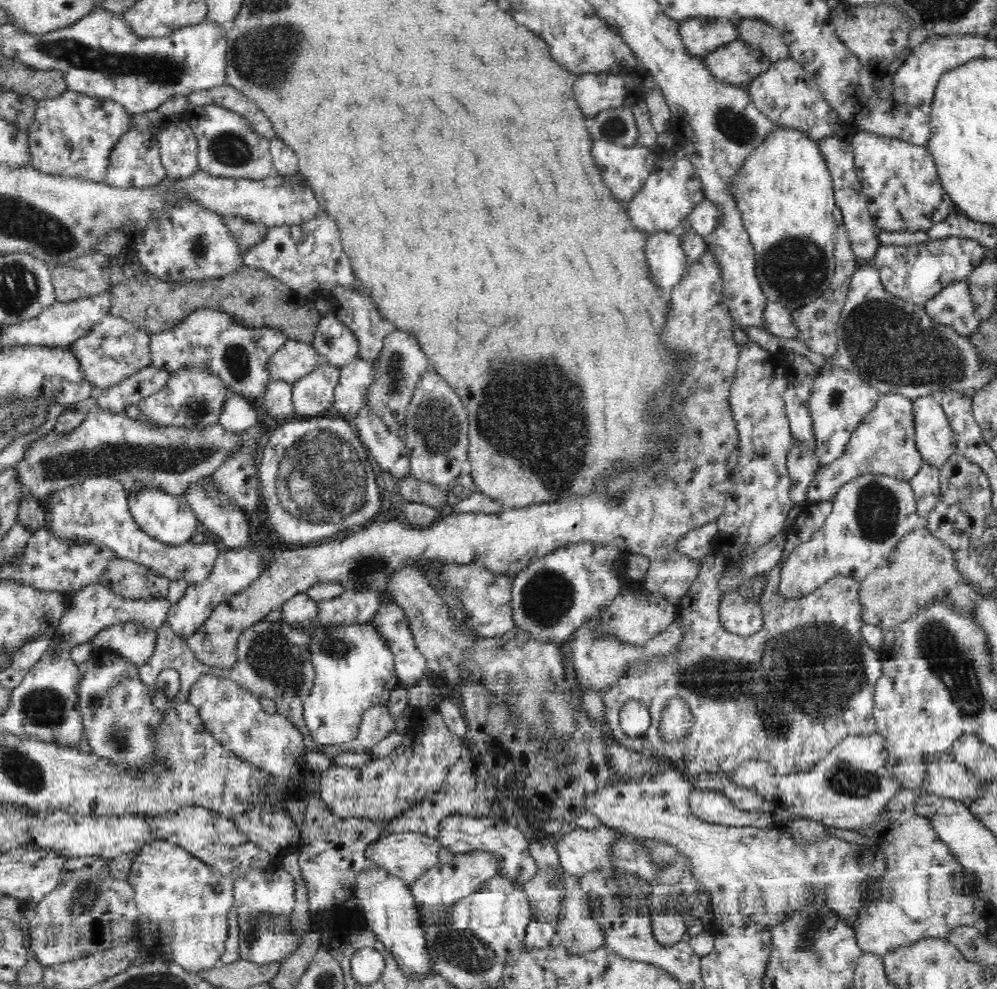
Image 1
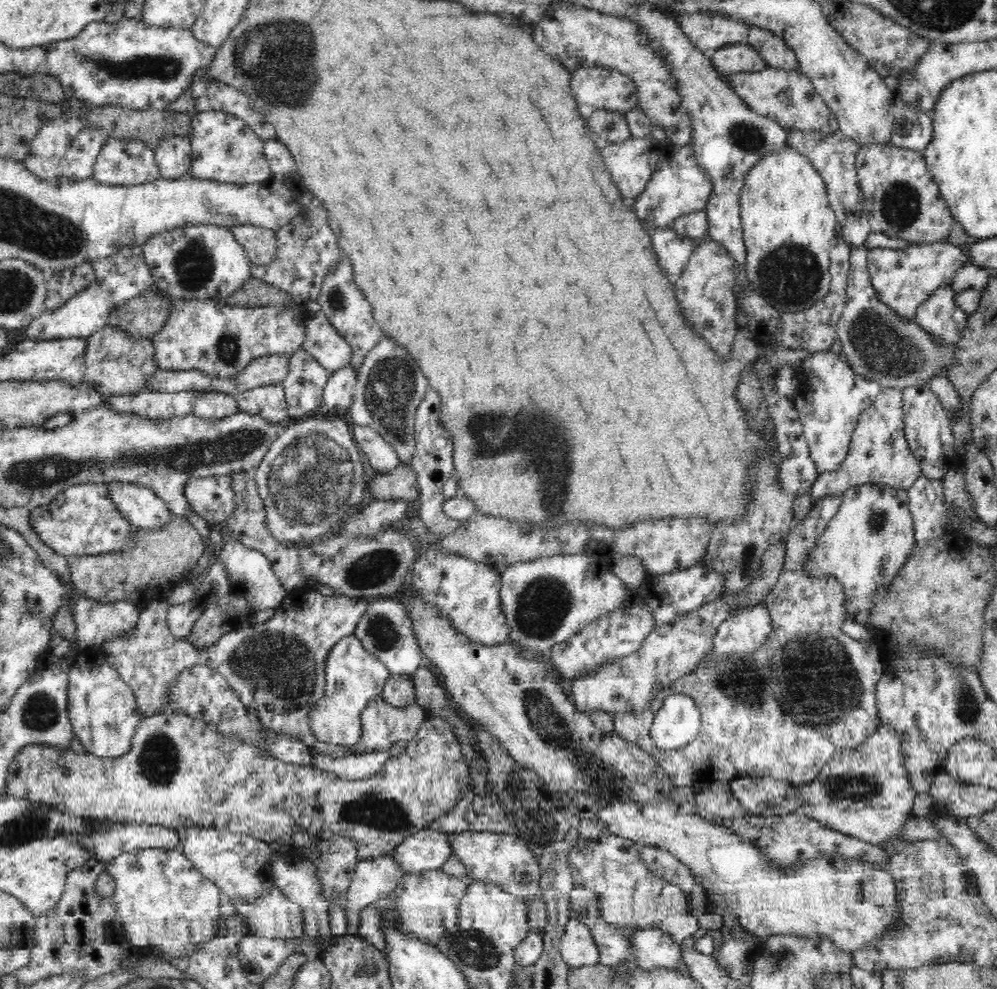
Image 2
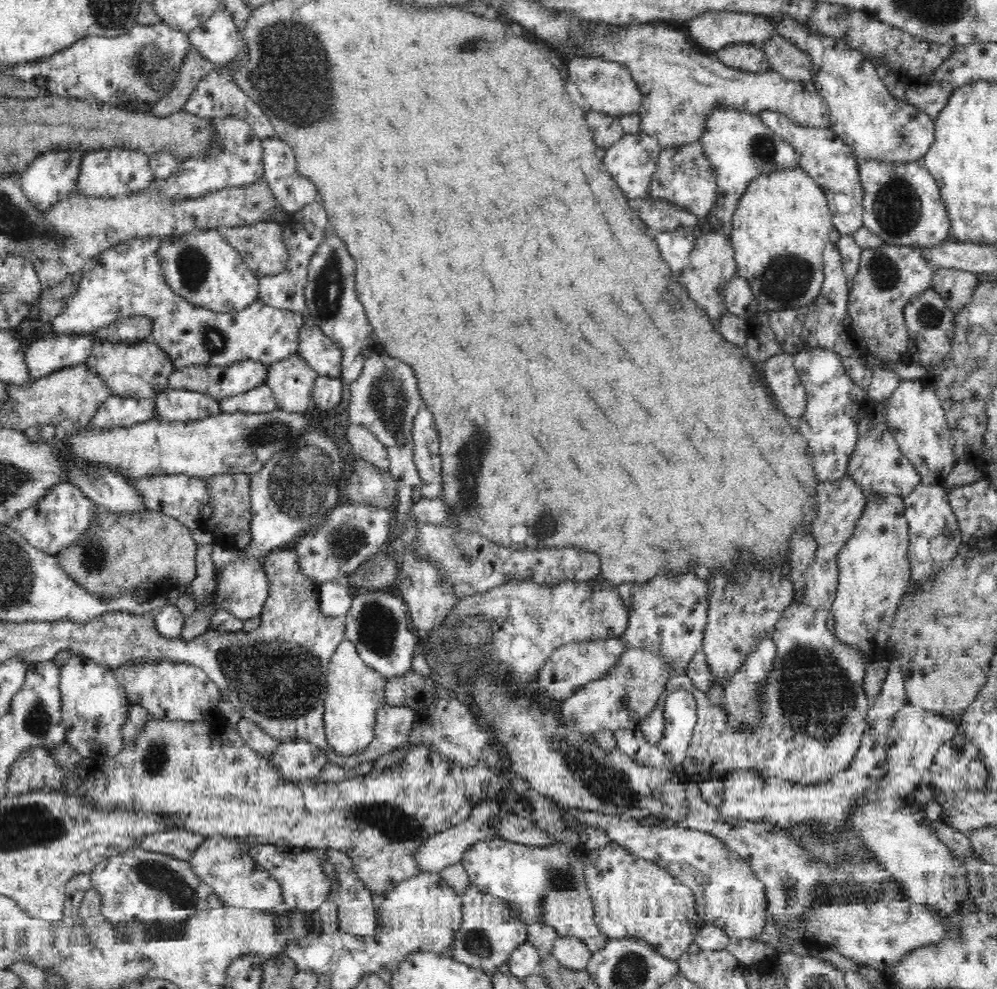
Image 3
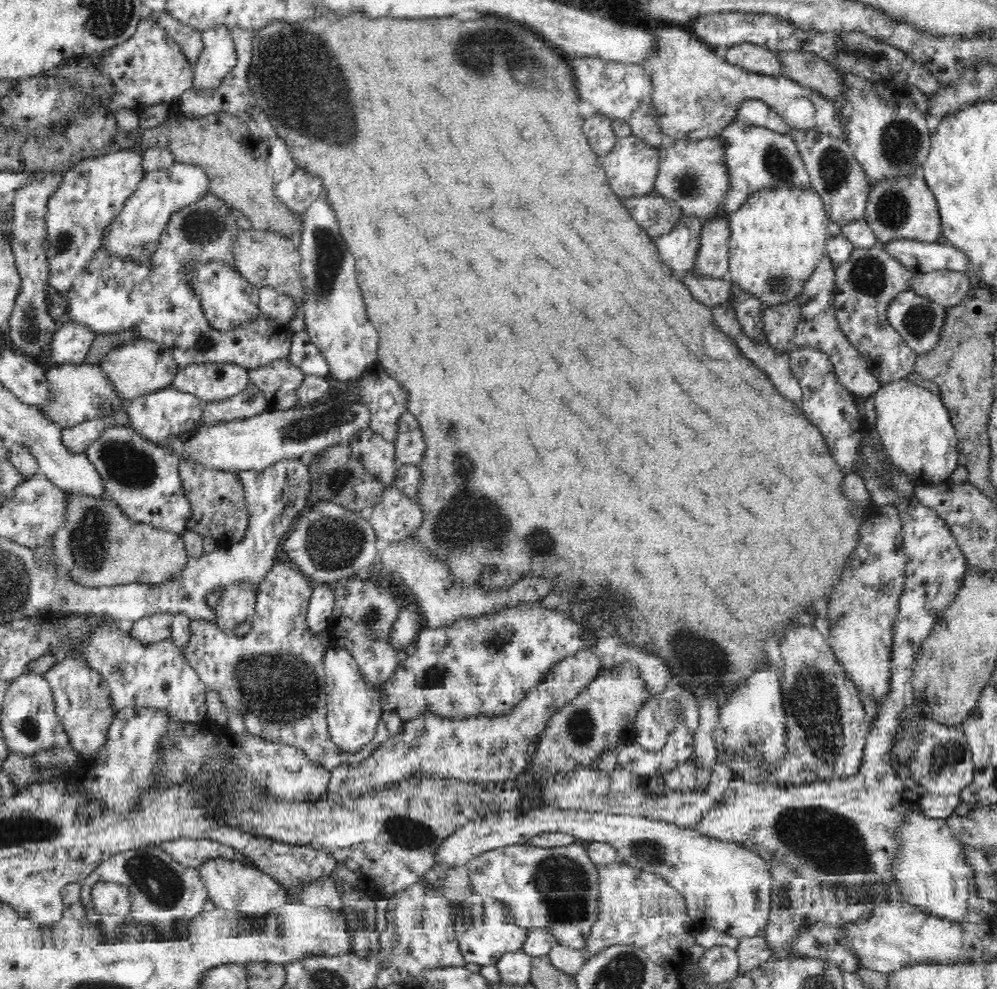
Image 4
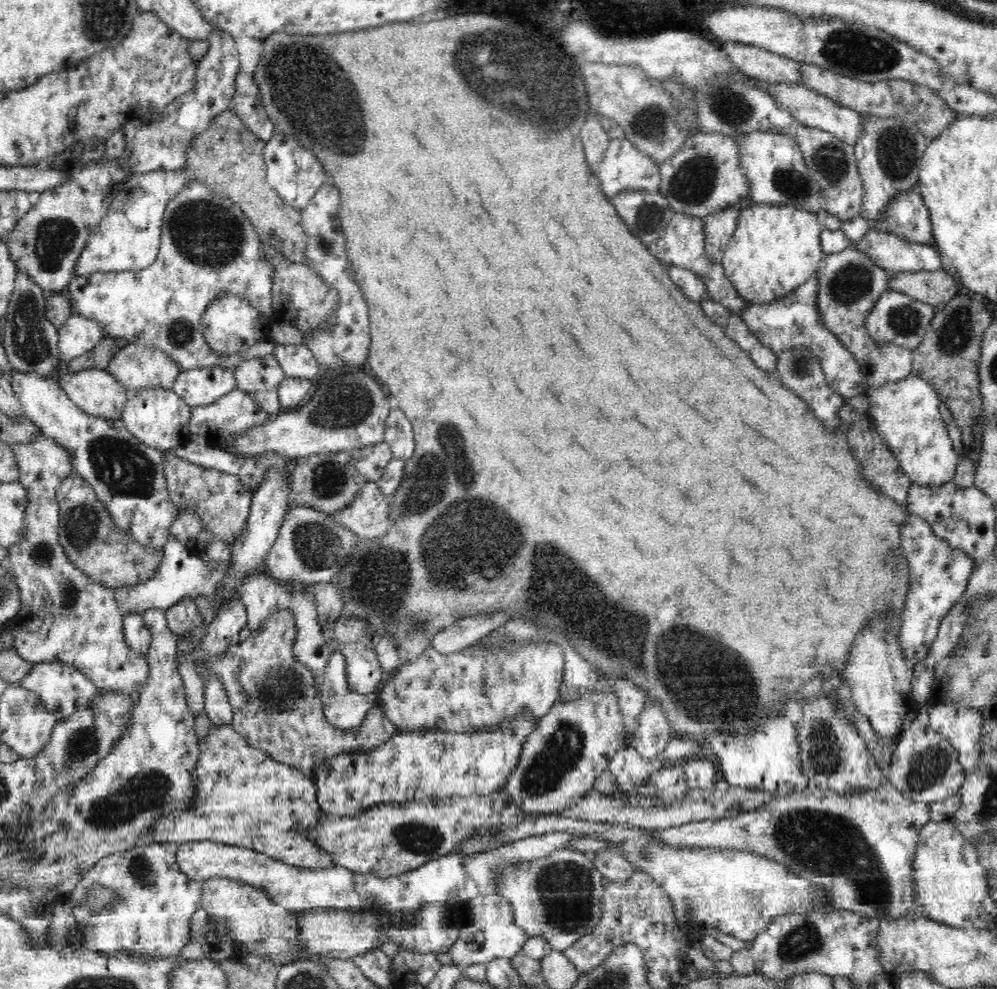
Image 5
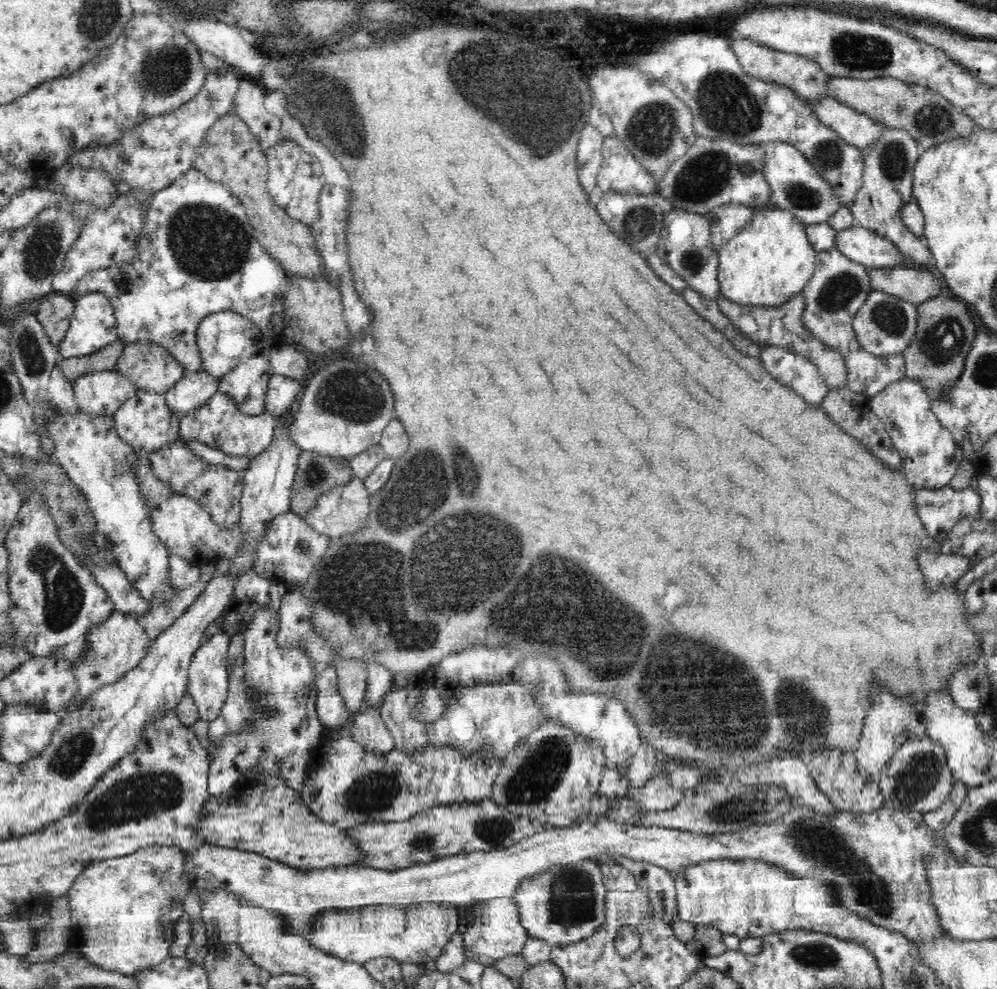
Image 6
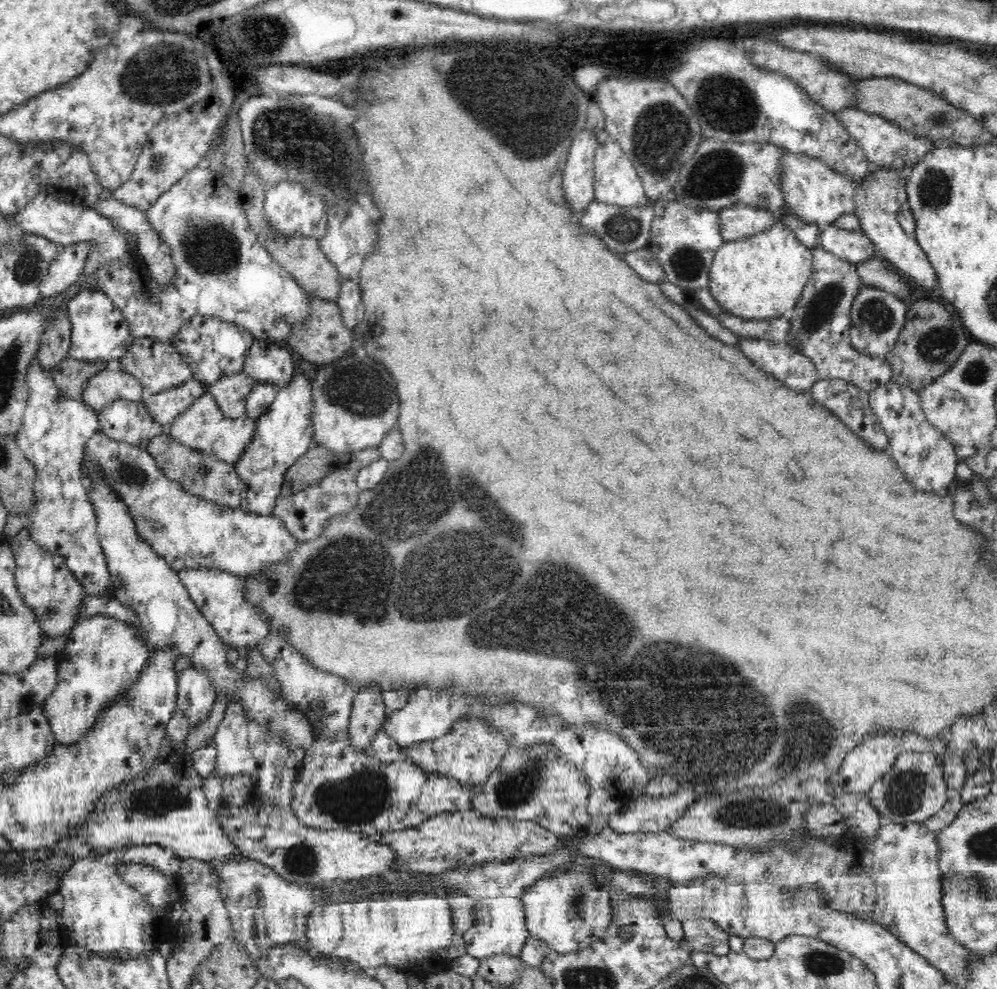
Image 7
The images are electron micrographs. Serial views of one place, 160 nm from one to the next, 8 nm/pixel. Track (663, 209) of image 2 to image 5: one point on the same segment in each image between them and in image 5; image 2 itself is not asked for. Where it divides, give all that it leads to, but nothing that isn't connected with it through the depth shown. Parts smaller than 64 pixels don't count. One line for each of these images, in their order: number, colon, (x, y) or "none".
3: (683, 178)
4: (691, 173)
5: (703, 176)

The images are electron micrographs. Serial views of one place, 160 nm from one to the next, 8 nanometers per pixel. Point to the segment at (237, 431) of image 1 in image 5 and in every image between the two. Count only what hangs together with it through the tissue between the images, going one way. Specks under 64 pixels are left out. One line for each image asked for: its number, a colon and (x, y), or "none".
2: (211, 405)
3: (183, 406)
4: (156, 416)
5: (159, 417)

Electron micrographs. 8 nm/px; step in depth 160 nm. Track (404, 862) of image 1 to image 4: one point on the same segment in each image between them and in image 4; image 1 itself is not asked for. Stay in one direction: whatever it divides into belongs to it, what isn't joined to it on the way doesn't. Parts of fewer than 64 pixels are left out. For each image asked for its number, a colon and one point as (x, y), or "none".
2: (426, 849)
3: (446, 847)
4: (727, 888)

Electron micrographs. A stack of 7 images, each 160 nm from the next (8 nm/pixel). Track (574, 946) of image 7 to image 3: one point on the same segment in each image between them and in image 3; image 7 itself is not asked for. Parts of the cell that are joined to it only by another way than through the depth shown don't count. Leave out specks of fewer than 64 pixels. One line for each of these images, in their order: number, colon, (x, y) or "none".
3: (534, 880)
4: (556, 888)
5: (558, 897)
6: (564, 904)

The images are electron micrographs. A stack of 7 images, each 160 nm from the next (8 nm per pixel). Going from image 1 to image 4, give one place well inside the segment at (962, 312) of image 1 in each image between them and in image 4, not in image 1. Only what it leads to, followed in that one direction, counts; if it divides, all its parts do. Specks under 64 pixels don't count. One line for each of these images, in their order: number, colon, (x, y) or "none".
2: (940, 313)
3: (930, 321)
4: (919, 320)

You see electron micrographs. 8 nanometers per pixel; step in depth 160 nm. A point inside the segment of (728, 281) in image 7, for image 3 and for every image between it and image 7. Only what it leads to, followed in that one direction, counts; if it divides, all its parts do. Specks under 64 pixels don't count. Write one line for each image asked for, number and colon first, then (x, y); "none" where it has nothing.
3: (782, 223)
4: (778, 237)
5: (775, 247)
6: (771, 258)

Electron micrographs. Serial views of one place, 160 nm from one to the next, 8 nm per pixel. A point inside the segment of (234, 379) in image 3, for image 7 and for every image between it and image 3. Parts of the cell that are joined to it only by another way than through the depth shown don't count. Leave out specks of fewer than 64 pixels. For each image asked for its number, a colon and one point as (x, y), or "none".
4: (209, 382)
5: (200, 386)
6: (194, 390)
7: (167, 406)

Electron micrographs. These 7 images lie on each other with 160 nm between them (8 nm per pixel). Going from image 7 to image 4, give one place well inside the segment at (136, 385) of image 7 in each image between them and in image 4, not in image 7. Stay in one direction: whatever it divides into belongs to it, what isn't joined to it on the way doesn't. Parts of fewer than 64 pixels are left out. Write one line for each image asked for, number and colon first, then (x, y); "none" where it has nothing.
4: (79, 393)
5: (95, 392)
6: (103, 392)

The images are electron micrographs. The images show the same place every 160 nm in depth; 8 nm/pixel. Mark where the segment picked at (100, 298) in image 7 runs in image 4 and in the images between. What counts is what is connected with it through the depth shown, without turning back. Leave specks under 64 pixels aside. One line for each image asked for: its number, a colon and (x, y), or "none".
4: (71, 343)
5: (77, 335)
6: (92, 325)

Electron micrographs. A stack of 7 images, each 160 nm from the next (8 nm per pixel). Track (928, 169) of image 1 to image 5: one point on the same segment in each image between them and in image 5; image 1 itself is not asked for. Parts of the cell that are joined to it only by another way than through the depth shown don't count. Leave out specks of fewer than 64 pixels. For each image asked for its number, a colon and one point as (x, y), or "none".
2: (902, 199)
3: (902, 203)
4: (903, 207)
5: (906, 215)

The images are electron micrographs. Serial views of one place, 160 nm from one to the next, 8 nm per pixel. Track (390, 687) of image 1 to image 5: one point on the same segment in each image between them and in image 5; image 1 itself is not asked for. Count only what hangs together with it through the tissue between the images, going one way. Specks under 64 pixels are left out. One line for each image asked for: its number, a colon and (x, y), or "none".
2: (354, 676)
3: (354, 690)
4: (354, 706)
5: (346, 710)

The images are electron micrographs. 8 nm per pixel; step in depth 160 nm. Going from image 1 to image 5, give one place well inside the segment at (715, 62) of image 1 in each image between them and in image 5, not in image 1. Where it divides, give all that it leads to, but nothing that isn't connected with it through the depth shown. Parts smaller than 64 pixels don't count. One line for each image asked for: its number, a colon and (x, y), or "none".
2: (738, 58)
3: (746, 57)
4: (757, 59)
5: (756, 62)

